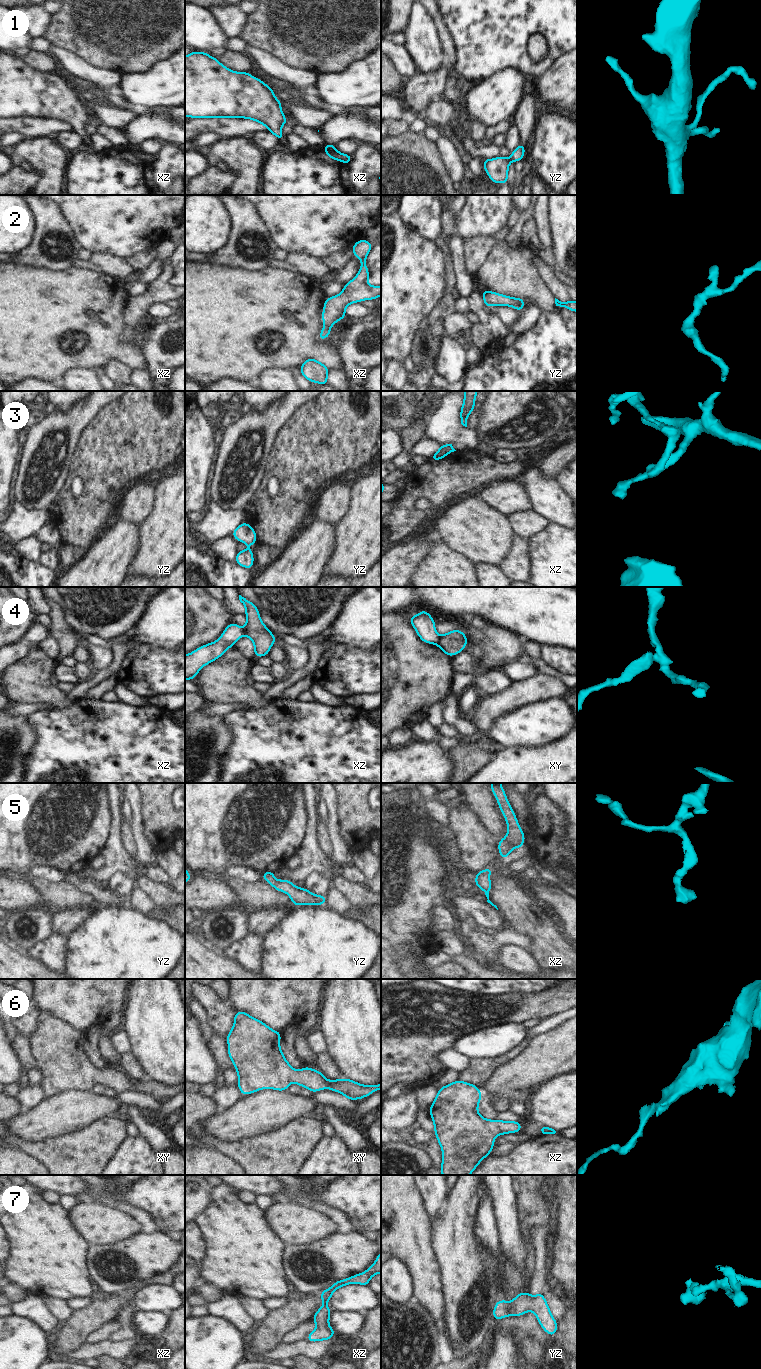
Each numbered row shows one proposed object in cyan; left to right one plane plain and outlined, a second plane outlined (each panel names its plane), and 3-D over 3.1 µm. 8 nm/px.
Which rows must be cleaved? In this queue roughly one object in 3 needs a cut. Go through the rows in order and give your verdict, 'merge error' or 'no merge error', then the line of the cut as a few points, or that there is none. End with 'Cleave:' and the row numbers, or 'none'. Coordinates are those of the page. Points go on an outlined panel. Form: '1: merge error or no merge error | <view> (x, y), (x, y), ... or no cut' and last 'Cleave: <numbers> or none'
1: no merge error | no cut
2: no merge error | no cut
3: no merge error | no cut
4: merge error | xy (440, 636), (436, 643)
5: no merge error | no cut
6: no merge error | no cut
7: no merge error | no cut
Cleave: 4

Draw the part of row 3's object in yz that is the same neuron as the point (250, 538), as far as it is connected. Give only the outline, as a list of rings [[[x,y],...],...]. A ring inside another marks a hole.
[[[247,522],[241,523],[231,535],[236,539],[236,541],[242,541],[248,546],[253,545],[257,541],[257,536],[254,528],[250,526]]]

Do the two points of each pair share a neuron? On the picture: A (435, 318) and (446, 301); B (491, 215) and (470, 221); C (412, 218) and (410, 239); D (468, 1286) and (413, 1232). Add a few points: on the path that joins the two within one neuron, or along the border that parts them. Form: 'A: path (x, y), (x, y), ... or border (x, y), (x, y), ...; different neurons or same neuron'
A: path (437, 314), (446, 305); same neuron
B: path (486, 215), (475, 217); same neuron
C: border (399, 217), (407, 226), (432, 240); different neurons
D: border (430, 1230), (431, 1247), (442, 1275); different neurons

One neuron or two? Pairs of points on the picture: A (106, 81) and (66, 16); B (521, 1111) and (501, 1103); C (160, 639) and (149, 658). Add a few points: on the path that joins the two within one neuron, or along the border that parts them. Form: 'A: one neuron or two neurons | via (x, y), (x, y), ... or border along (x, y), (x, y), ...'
A: two neurons | border along (77, 54), (92, 65), (120, 72)
B: two neurons | border along (525, 1104), (512, 1100), (508, 1109)
C: two neurons | border along (133, 646), (148, 644), (174, 650)

